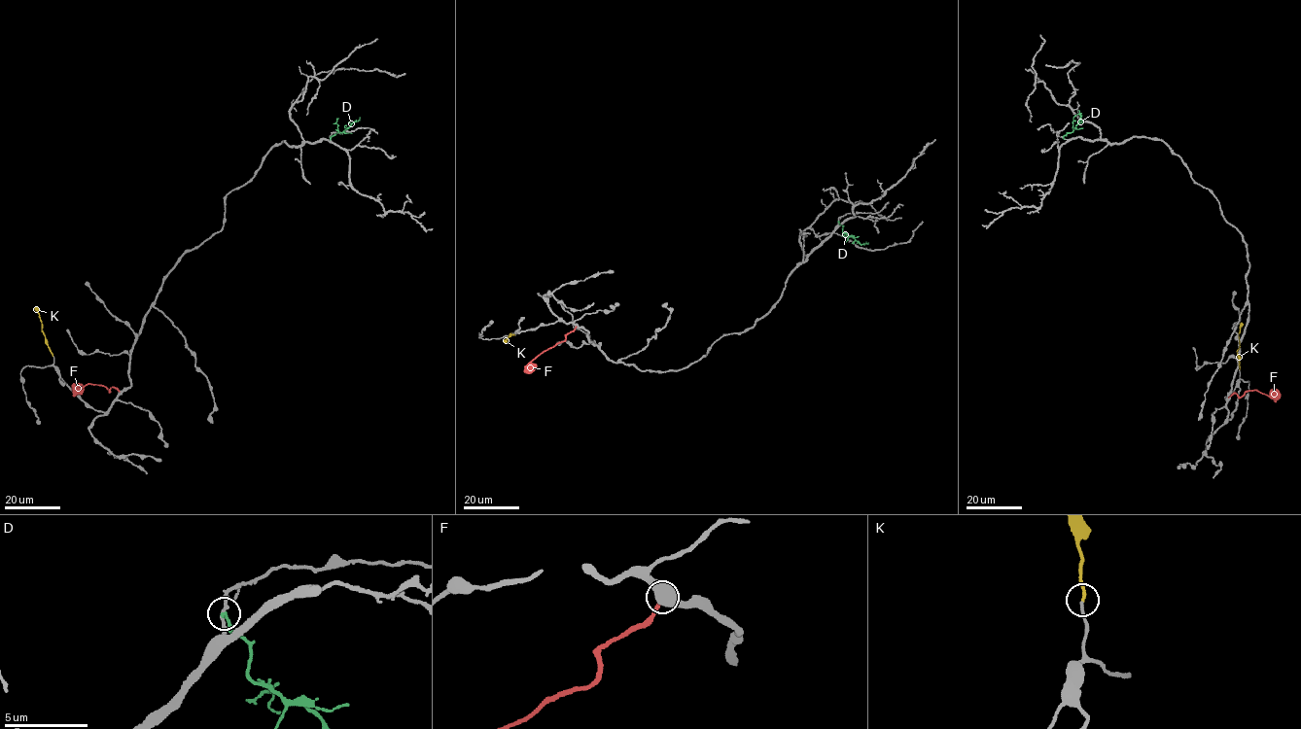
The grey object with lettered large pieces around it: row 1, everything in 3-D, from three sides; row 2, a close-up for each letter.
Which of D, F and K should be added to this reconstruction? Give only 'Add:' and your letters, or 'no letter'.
Add: K

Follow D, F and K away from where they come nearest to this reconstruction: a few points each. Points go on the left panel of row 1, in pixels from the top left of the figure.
D: (330, 138), (360, 118)
F: (119, 391), (116, 388), (109, 391), (104, 386), (87, 384), (77, 389)
K: (52, 356), (35, 307)

